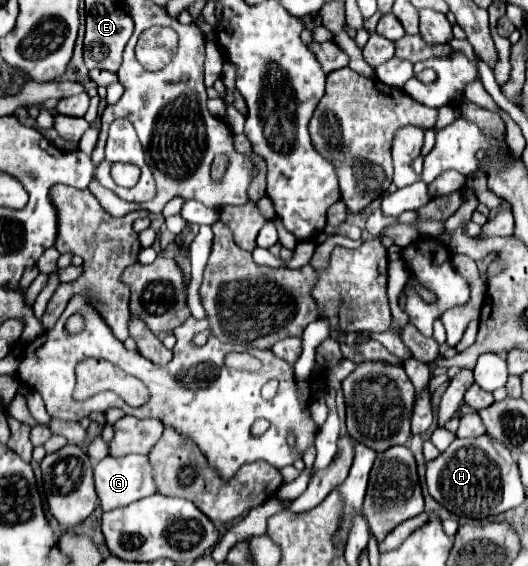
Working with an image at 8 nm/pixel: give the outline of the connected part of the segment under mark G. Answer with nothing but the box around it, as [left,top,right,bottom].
[94,454,156,510]

